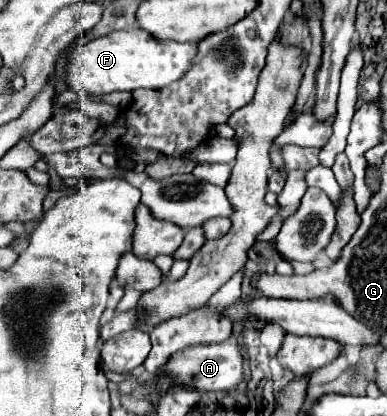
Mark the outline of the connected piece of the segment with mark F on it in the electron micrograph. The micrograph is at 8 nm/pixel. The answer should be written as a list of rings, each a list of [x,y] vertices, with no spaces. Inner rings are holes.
[[[133,27],[113,31],[105,37],[97,37],[71,51],[67,63],[67,85],[79,95],[103,95],[113,91],[133,91],[139,87],[159,89],[175,79],[181,79],[189,69],[189,61],[197,53],[197,43],[159,41],[147,31]]]

